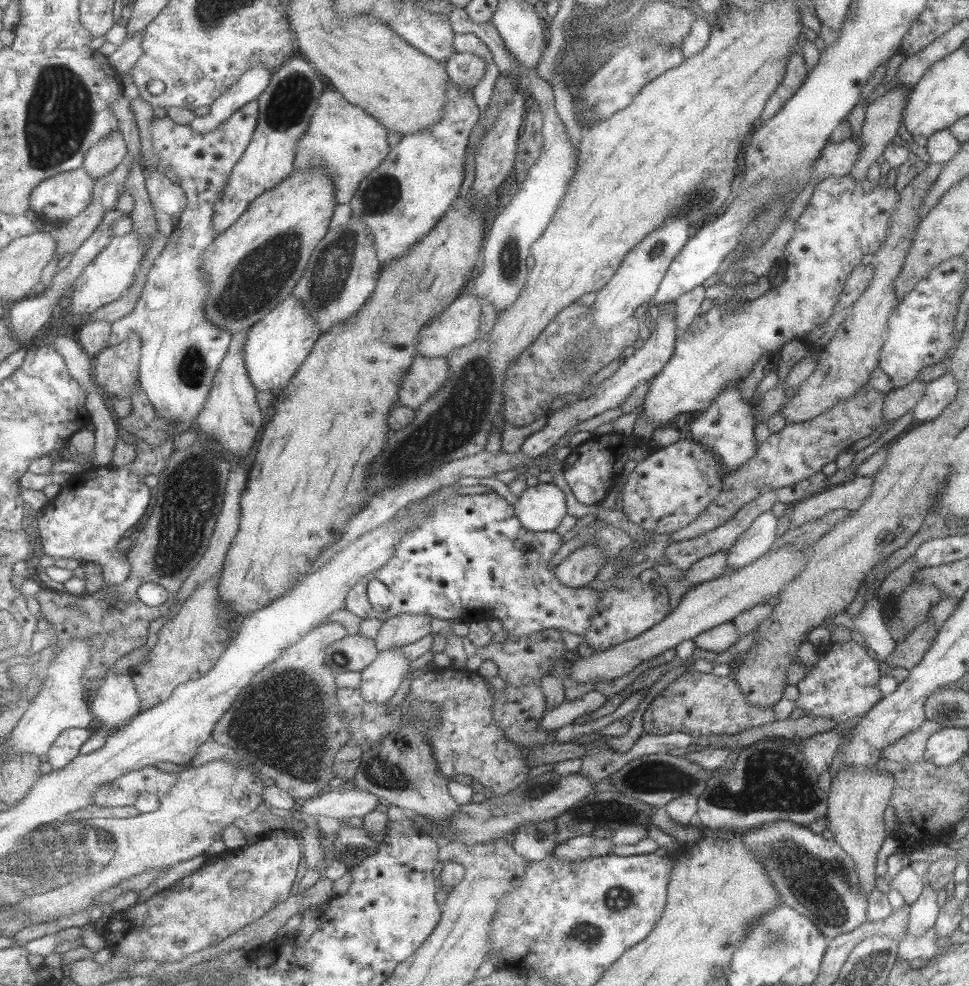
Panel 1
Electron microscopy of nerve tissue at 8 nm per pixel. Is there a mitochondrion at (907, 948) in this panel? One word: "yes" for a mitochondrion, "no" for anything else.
no

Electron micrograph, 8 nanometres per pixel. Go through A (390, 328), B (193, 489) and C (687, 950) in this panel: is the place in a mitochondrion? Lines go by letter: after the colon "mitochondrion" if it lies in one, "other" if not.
A: mitochondrion
B: mitochondrion
C: other

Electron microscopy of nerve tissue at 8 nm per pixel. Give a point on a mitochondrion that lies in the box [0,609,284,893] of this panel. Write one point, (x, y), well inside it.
(61, 854)

